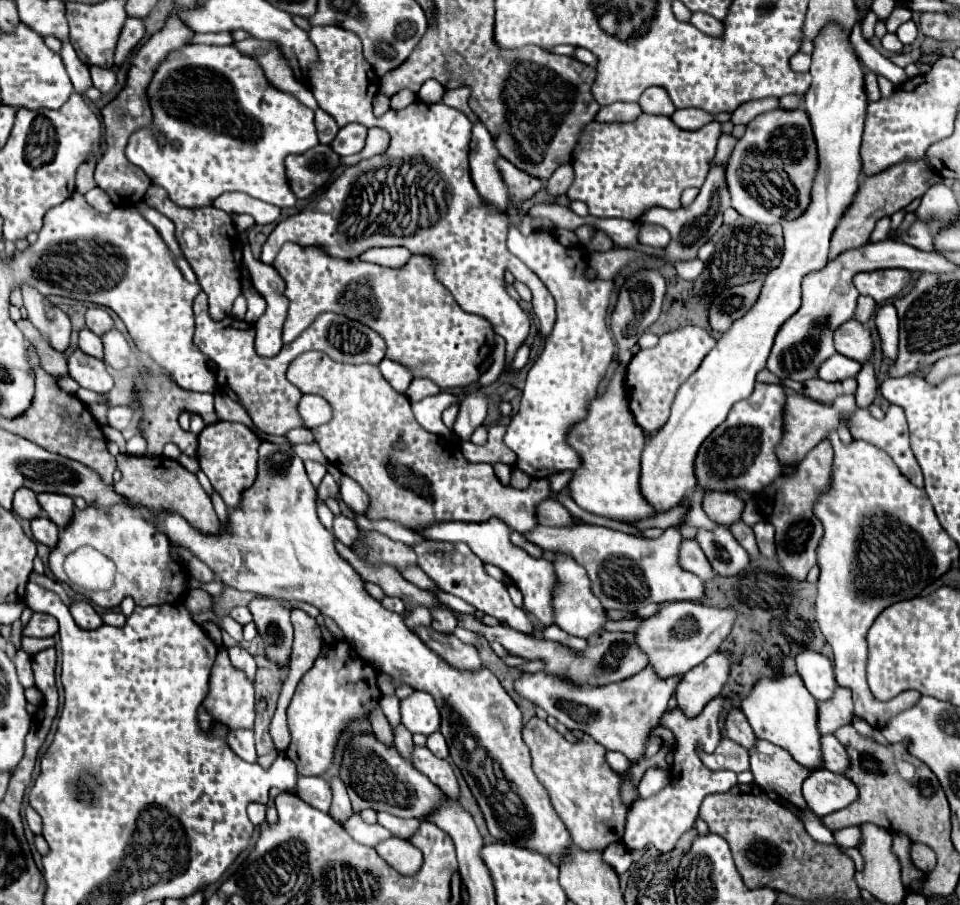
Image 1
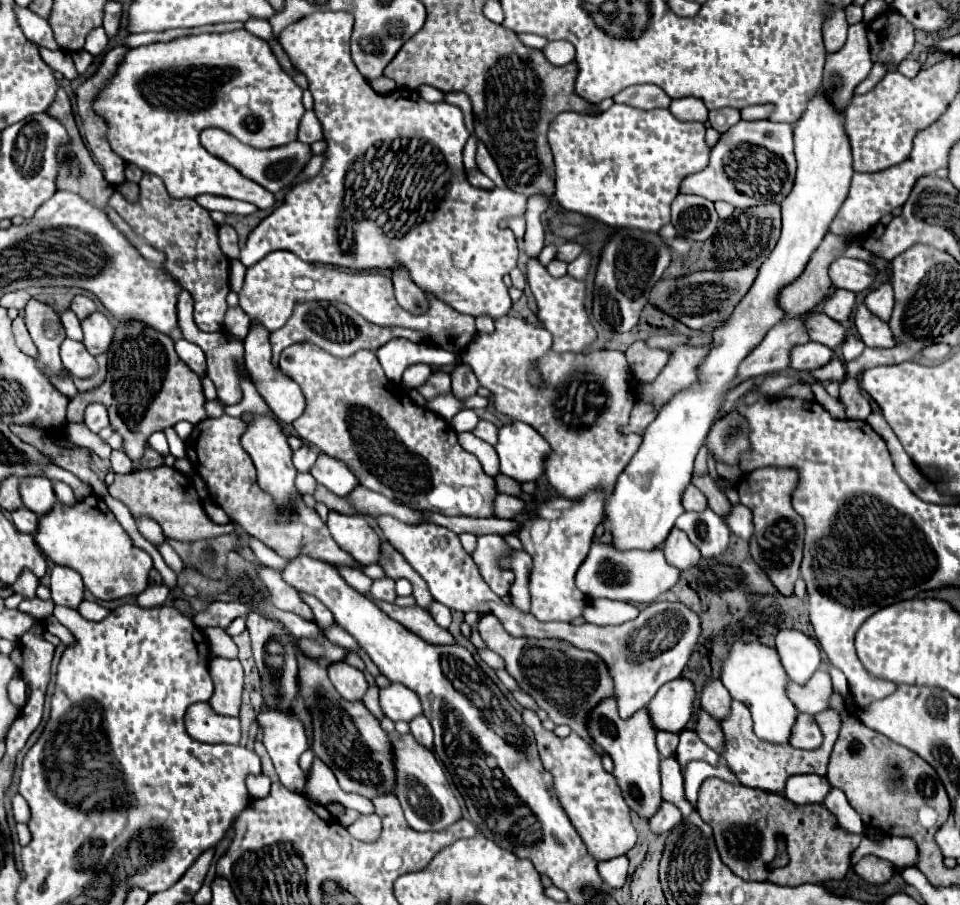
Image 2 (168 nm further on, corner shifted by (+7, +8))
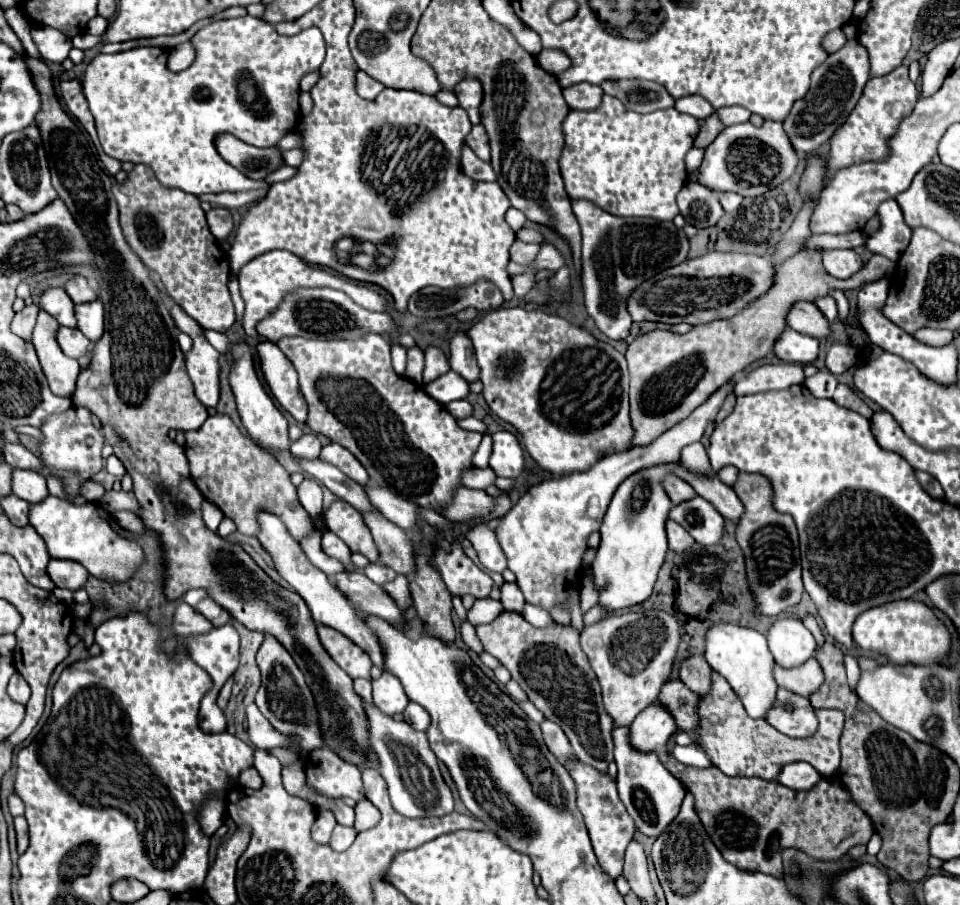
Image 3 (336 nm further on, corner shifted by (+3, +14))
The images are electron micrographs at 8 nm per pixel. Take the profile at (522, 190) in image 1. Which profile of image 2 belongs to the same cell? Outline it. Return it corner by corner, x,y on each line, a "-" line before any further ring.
478,141
476,163
478,163
480,171
482,171
484,175
488,175
488,177
494,181
494,185
496,185
498,189
506,189
506,181
504,181
504,177
502,177
502,173
500,173
500,169
498,169
496,161
492,159
492,155
488,153
488,149
486,149
486,145
484,145
482,141

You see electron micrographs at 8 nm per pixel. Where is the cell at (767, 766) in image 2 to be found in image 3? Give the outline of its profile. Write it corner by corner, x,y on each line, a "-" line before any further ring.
712,671
712,689
700,697
696,705
698,727
692,729
694,743
710,757
712,765
730,777
764,777
776,779
780,767
794,761
810,763
822,777
832,777
840,765
840,733
844,727
844,713
838,709
818,709
818,731
806,739
790,739
772,729
764,719
752,719
744,713
740,699
732,693
732,687
724,677

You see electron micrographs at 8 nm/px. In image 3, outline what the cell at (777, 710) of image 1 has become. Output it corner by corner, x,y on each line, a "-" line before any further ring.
728,623
712,625
706,631
704,659
708,661
708,665
714,671
718,671
730,683
730,687
742,701
746,713
754,719
764,719
764,713
768,709
772,709
776,689
778,689
778,685
772,677
774,657
768,649
766,637
762,633
758,633
756,629
746,629
746,627
728,625

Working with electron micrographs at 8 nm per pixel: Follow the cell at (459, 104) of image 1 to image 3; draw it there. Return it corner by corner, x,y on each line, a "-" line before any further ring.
462,79
456,87
454,87
454,93
460,101
460,107
466,109
468,117
470,117
470,123
472,125
478,125
480,123
480,115
478,115
478,107
482,103
482,85
478,79

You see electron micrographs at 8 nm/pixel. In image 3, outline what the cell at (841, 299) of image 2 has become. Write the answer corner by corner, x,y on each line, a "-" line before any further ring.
818,297
818,299
814,299
814,305
824,313
824,317
828,319
828,321
834,321
836,319
836,315
838,315
838,311
836,311
836,301
832,299
832,297

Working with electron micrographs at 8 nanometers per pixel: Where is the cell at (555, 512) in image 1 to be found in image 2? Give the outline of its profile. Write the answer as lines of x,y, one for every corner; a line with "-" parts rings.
498,495
496,497
496,517
504,517
504,519
514,519
520,513
524,513
526,503
520,497
514,495

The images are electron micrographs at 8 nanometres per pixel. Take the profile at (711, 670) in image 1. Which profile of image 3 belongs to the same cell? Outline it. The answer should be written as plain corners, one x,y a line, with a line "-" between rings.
650,705
630,725
630,745
636,751
650,753
658,747
666,747
670,735
674,735
676,731
678,729
672,721
672,715
660,705

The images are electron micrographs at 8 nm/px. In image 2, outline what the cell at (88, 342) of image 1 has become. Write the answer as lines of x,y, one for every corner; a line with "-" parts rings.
64,311
60,313
60,319
62,319
62,325
66,329
66,335
74,341
82,341
84,339
84,333
82,333
82,323
80,319
72,313
72,311

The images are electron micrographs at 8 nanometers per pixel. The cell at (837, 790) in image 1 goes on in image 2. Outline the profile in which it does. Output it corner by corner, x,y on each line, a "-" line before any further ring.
808,773
808,775
794,775
788,779
784,797
790,799
796,805
806,805
806,803
822,803
828,793
830,793
830,783
826,777

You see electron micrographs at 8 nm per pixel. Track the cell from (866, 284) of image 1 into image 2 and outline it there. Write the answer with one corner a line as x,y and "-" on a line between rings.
848,257
836,259
828,273
838,289
850,289
854,293
870,289
876,279
876,269
870,263

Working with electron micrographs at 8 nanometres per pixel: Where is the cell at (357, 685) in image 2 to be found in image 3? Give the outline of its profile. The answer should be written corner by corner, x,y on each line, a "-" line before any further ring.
356,679
354,681
354,689
356,689
356,695
364,697
364,701
374,705
372,698
372,684
368,679

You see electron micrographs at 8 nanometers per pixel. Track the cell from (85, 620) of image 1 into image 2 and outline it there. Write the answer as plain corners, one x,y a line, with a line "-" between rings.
54,567
52,569
52,601
56,605
78,609
78,605
84,601
84,583
76,571
68,567

